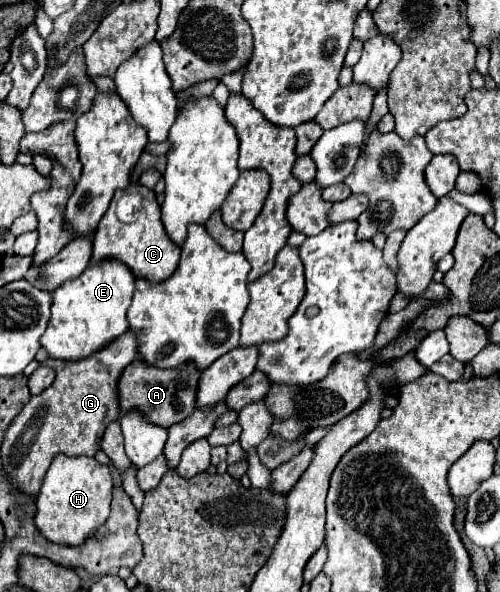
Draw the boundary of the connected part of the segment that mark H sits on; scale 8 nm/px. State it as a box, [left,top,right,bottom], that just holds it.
[37,456,113,546]

